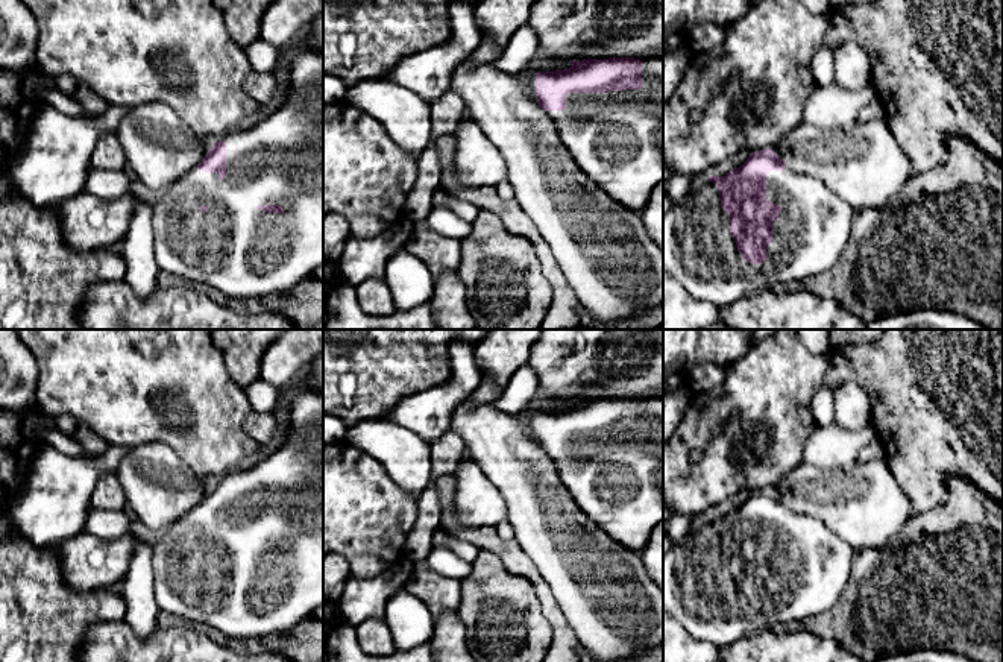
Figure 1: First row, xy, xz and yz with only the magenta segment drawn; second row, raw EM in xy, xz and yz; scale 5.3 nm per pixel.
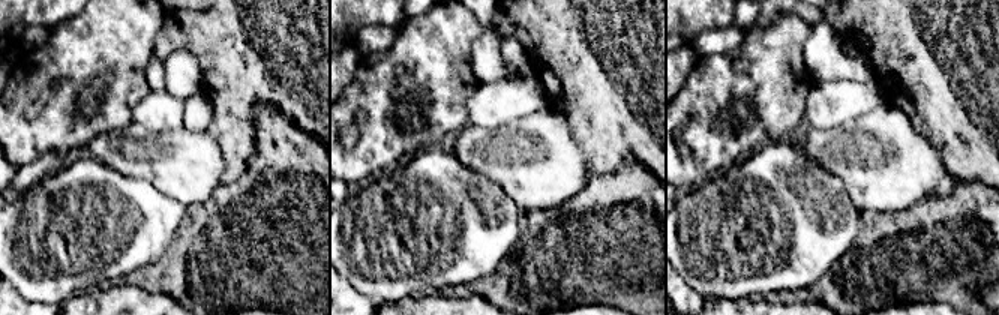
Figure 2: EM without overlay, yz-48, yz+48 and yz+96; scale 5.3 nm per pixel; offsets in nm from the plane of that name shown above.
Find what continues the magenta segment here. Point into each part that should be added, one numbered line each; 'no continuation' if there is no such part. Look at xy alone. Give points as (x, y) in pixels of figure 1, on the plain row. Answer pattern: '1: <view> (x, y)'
1: xy (243, 592)

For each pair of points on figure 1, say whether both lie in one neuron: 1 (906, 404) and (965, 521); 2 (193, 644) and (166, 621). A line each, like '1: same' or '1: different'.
1: different
2: different

